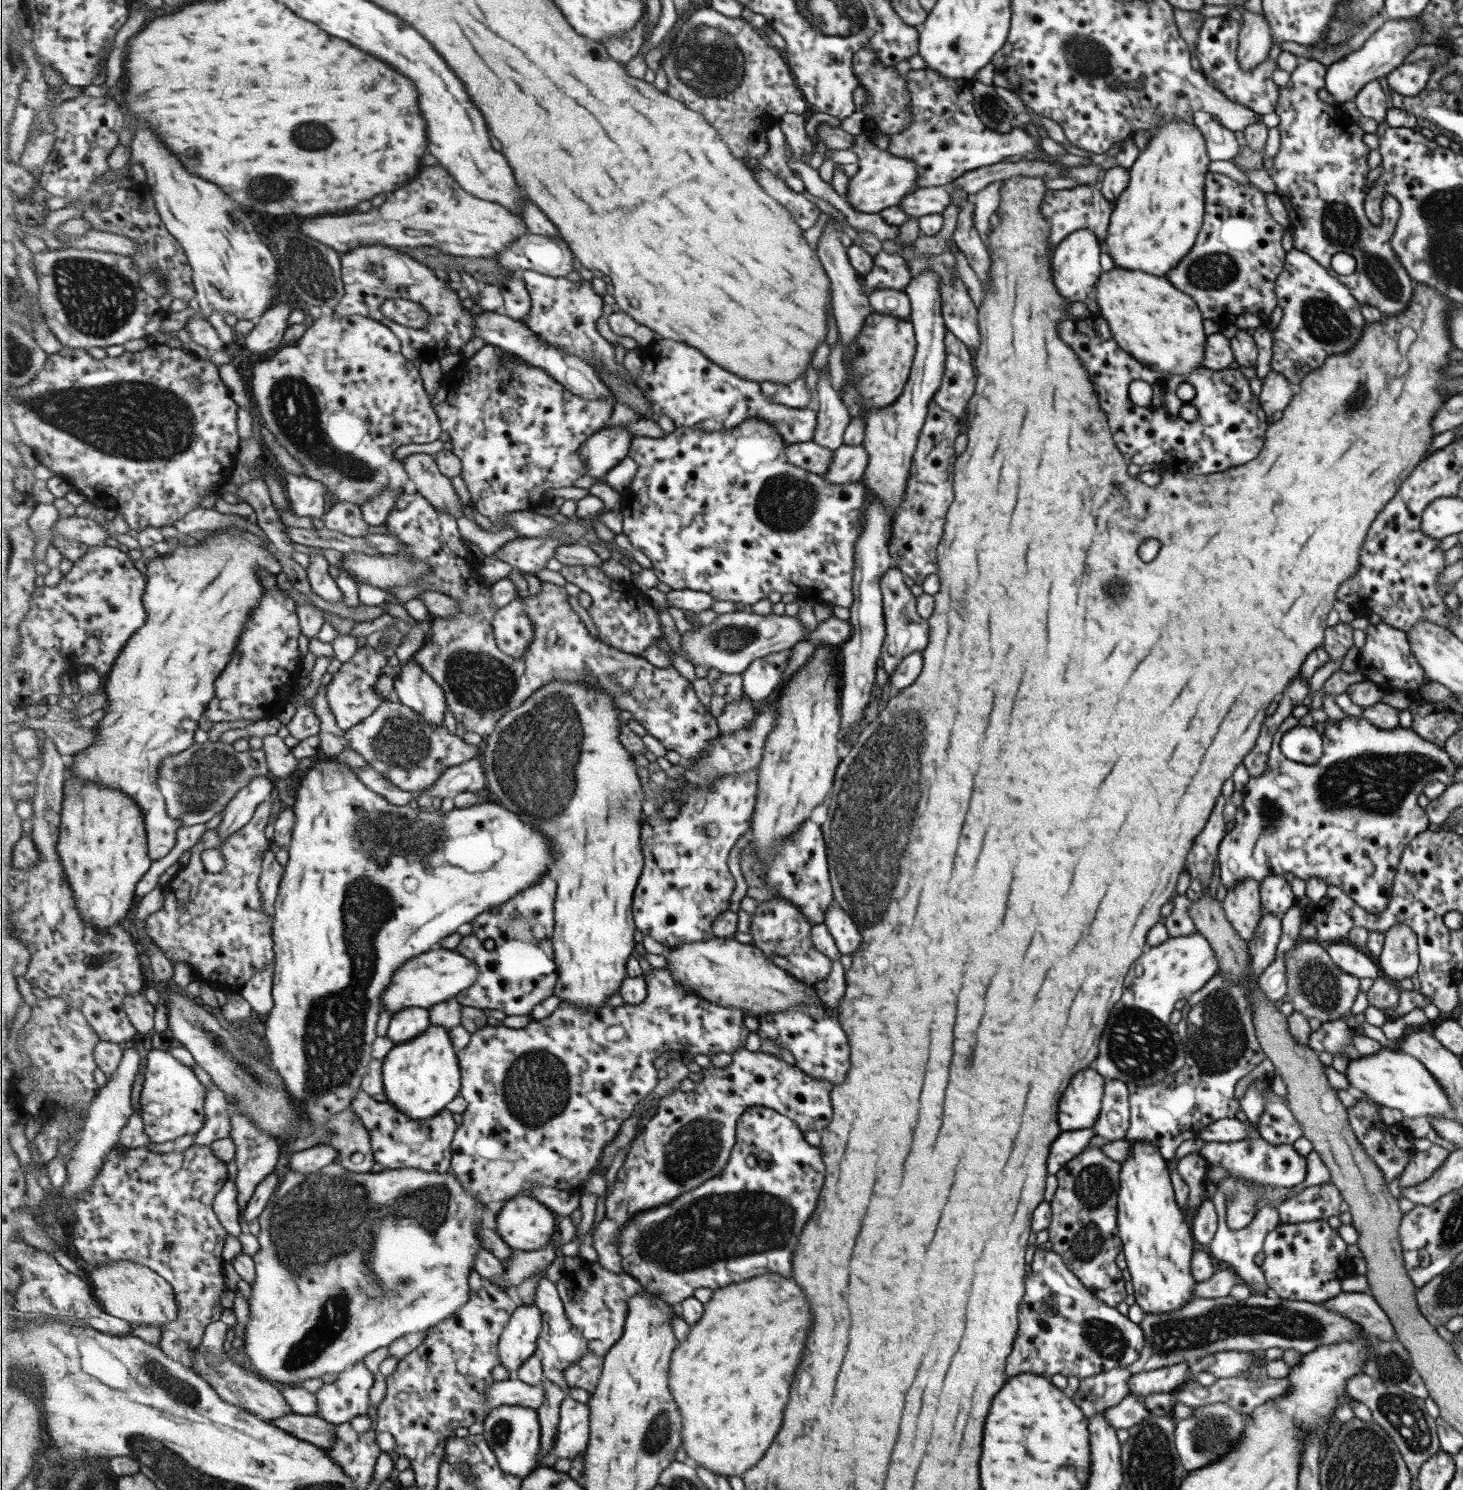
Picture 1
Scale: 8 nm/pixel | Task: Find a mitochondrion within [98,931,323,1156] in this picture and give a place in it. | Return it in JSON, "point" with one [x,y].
{"point":[217,1040]}

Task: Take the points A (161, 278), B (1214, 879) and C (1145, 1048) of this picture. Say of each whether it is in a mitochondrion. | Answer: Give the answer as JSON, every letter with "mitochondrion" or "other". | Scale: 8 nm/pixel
{"A":"mitochondrion","B":"other","C":"mitochondrion"}

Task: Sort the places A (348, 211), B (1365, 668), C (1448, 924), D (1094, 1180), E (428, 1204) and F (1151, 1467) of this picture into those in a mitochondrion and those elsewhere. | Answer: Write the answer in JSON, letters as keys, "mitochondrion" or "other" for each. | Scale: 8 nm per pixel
{"A":"other","B":"other","C":"other","D":"mitochondrion","E":"mitochondrion","F":"mitochondrion"}

